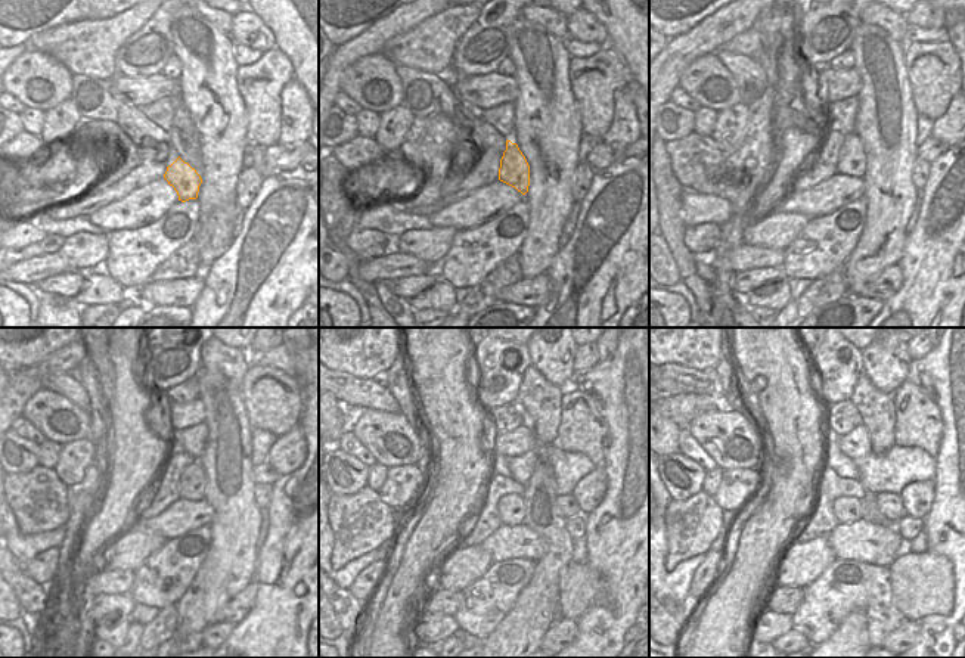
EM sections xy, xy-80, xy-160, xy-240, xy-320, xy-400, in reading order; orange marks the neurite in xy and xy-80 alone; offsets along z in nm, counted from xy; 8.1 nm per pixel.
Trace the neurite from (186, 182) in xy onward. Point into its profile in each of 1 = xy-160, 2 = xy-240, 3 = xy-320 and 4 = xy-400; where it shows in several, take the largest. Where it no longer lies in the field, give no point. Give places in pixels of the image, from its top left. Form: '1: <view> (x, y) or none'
1: xy-160 (852, 161)
2: xy-240 (192, 481)
3: xy-320 (511, 508)
4: xy-400 (847, 509)

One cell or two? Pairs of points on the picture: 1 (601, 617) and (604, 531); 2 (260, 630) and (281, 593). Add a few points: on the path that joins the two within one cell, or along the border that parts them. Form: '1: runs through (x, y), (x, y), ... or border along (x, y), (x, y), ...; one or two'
1: runs through (624, 607), (624, 556); one
2: runs through (269, 621), (281, 610), (281, 602); one

